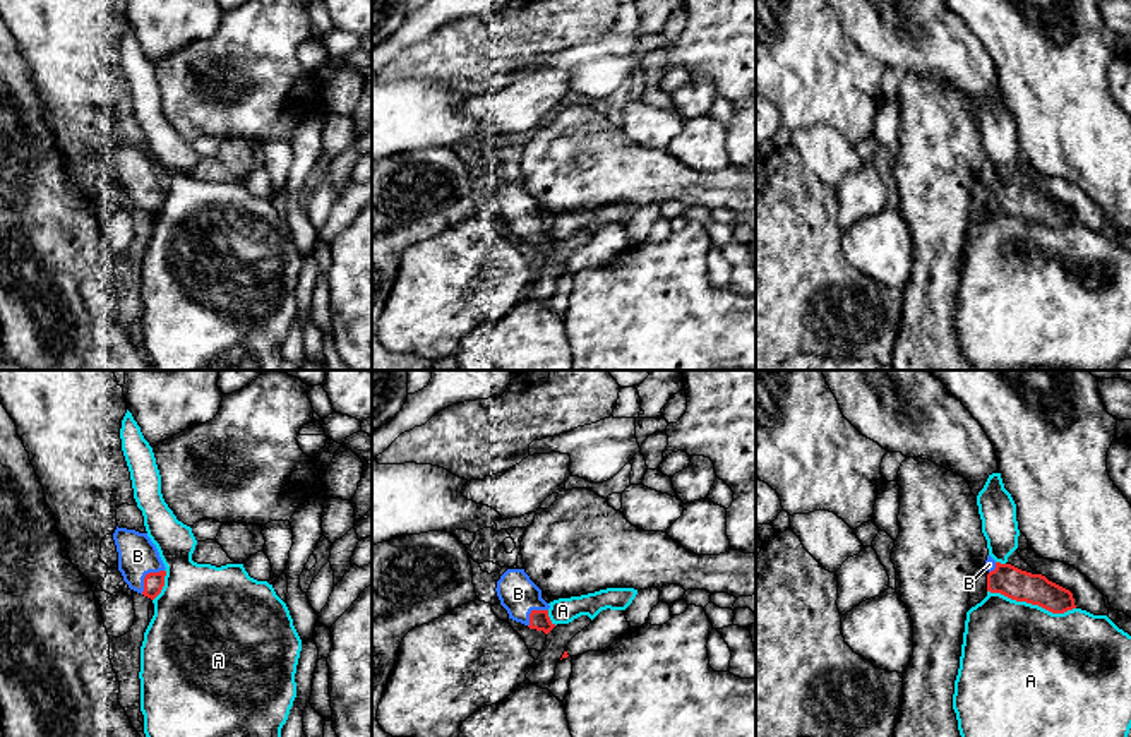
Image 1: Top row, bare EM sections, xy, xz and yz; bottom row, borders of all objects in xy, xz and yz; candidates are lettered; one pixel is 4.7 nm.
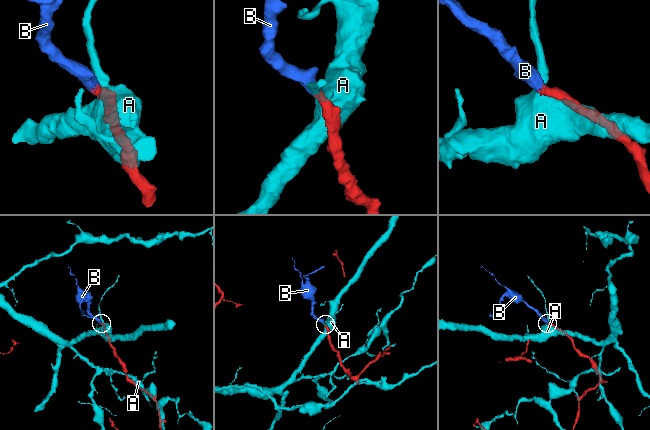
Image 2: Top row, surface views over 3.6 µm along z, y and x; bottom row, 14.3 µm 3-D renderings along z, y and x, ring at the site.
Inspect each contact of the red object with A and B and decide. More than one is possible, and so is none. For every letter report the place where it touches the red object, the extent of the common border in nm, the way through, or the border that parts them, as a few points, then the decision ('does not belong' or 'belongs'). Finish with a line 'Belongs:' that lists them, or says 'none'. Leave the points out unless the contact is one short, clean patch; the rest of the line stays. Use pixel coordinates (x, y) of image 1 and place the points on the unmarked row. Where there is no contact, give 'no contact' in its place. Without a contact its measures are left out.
A: yz (1032, 220) | 420 nm | does not belong
B: xy (146, 192) | 160 nm | across xy (153, 199), (146, 192), (137, 172) | belongs
Belongs: B

